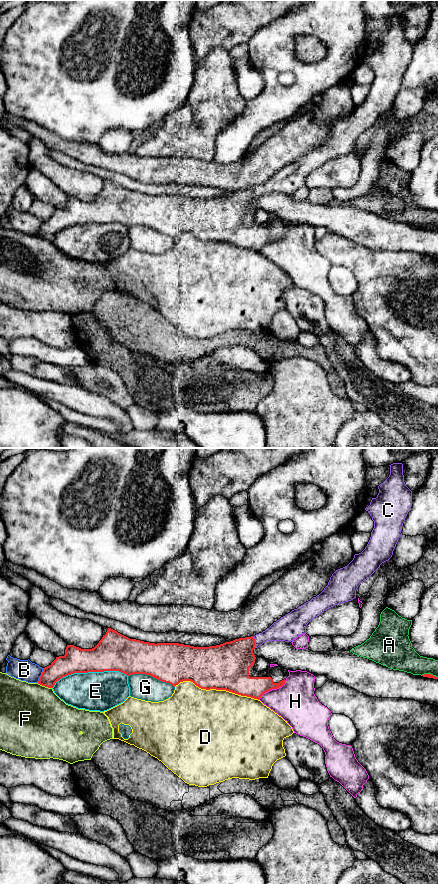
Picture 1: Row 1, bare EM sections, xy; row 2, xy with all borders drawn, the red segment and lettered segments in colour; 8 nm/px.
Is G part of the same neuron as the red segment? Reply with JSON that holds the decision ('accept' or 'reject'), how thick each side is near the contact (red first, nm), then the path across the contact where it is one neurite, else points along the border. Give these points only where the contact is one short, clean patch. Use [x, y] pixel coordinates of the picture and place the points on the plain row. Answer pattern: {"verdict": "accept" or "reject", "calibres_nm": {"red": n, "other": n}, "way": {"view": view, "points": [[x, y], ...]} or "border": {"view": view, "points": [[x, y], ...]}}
{"verdict": "reject", "calibres_nm": {"red": 320, "other": 200}}

